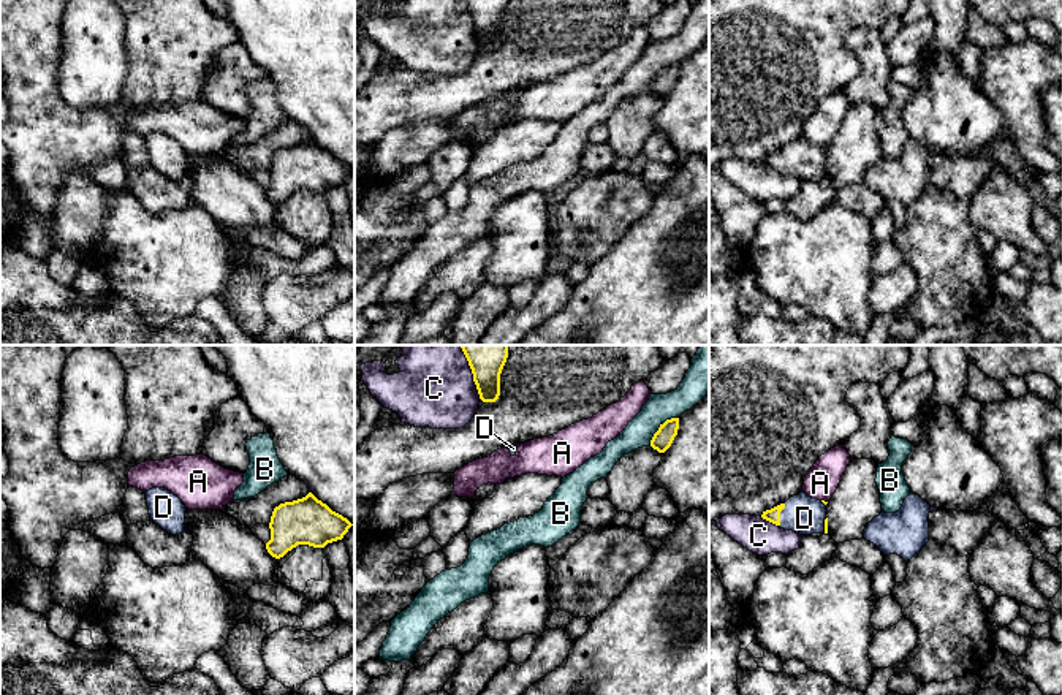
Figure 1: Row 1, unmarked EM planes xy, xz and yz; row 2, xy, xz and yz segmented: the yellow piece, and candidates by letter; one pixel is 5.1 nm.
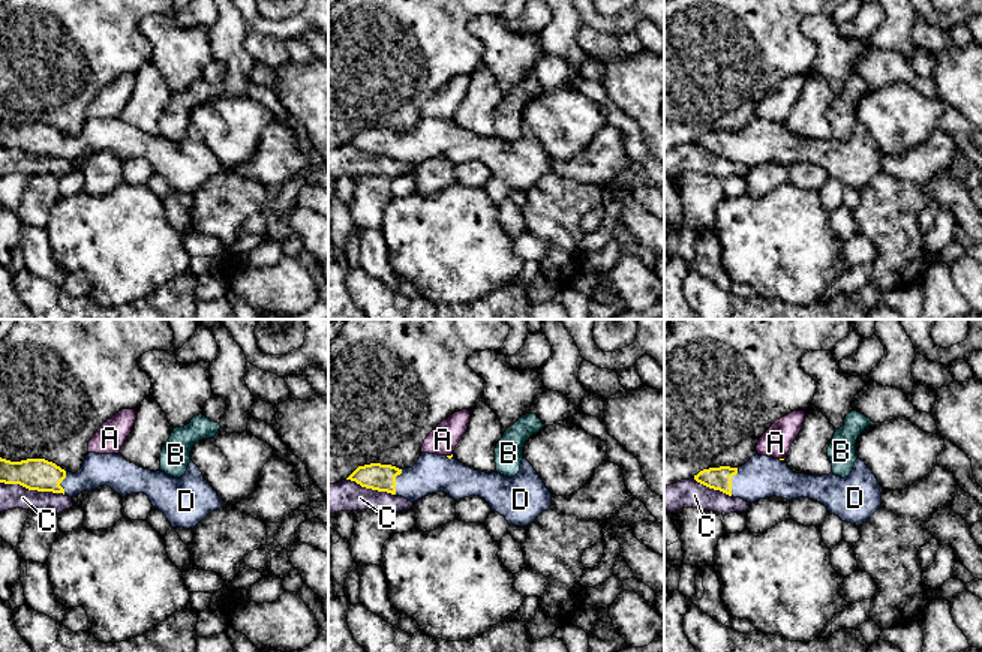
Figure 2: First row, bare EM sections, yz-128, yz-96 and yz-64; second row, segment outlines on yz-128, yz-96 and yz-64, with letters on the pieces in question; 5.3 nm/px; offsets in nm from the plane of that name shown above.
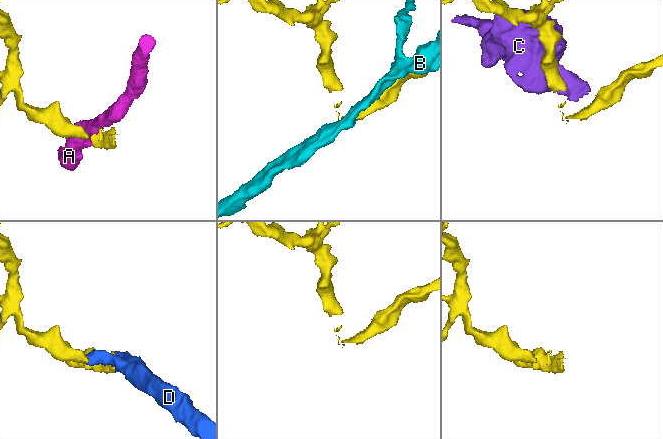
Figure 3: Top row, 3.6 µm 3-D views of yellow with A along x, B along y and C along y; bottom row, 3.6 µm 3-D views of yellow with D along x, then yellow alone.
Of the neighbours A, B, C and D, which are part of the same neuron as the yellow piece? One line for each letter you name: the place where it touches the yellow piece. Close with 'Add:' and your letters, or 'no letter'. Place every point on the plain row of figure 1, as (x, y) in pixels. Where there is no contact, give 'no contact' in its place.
D: yz (779, 160)
Add: D

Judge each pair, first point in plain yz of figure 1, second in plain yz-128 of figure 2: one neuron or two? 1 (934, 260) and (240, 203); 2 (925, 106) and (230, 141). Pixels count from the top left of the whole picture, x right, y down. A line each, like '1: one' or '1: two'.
1: one
2: one

